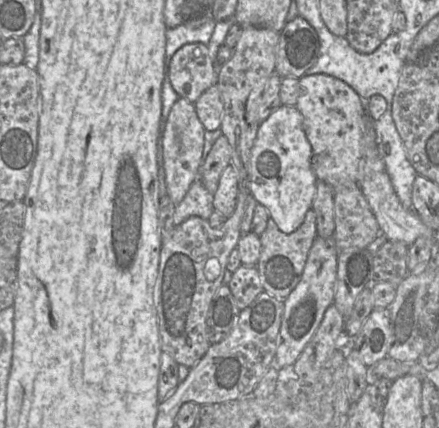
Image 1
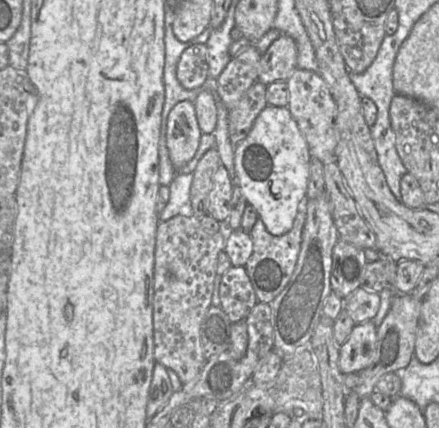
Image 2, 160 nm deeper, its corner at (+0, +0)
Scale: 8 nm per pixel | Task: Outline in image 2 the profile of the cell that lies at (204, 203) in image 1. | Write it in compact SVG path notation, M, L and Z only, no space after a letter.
M177 173L171 181L169 200L165 208L159 213L160 221L167 221L177 215L191 217L194 215L190 200L190 189L193 173Z

